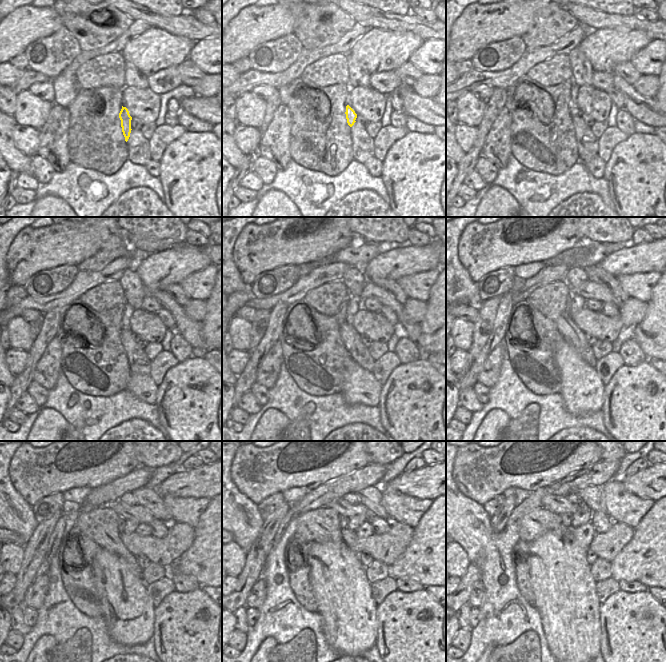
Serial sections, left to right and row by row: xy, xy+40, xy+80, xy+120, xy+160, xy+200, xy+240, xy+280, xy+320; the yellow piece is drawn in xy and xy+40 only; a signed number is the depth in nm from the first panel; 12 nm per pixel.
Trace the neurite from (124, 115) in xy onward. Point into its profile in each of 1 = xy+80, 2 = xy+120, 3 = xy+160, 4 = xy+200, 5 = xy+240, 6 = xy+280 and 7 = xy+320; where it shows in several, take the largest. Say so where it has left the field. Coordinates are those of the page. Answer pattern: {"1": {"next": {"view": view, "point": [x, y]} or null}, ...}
{"1": {"next": {"view": "xy+80", "point": [574, 89]}}, "2": {"next": {"view": "xy+120", "point": [128, 310]}}, "3": {"next": {"view": "xy+160", "point": [354, 305]}}, "4": {"next": {"view": "xy+200", "point": [578, 303]}}, "5": {"next": {"view": "xy+240", "point": [130, 527]}}, "6": {"next": {"view": "xy+280", "point": [355, 522]}}, "7": {"next": {"view": "xy+320", "point": [583, 516]}}}

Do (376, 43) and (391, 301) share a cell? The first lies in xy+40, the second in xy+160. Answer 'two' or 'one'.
two

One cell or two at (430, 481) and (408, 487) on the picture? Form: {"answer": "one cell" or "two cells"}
{"answer": "one cell"}

